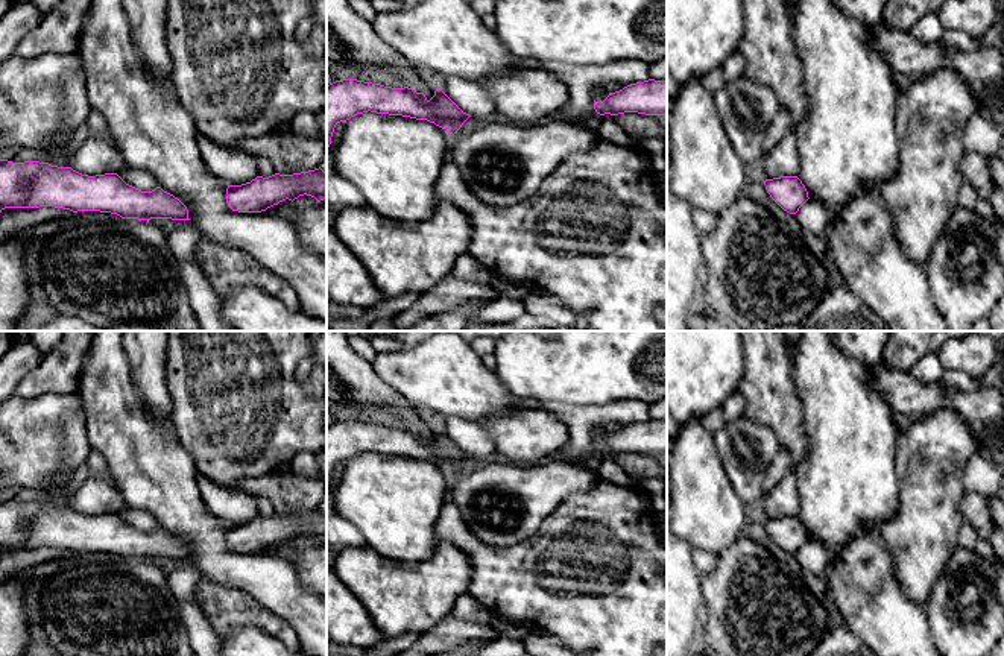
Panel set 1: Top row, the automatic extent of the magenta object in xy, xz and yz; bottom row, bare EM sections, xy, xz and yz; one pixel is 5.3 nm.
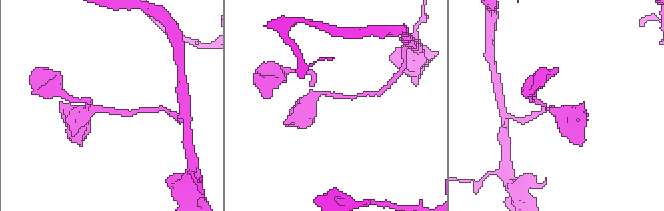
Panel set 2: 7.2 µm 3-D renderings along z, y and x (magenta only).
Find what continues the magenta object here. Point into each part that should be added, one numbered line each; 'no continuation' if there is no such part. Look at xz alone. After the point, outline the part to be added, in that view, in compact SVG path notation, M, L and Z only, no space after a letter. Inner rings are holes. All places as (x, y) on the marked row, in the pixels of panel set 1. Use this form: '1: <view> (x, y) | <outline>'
no continuation

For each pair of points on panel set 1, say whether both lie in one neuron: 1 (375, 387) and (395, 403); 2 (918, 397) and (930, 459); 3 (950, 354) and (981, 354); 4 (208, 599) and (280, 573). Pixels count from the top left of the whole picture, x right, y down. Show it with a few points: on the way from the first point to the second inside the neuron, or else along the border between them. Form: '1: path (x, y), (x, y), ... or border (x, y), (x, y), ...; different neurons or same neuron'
1: path (380, 392), (391, 400); same neuron
2: border (957, 415), (948, 410), (933, 410), (915, 418); different neurons
3: path (957, 354), (974, 354); same neuron
4: border (202, 576), (240, 591); different neurons

